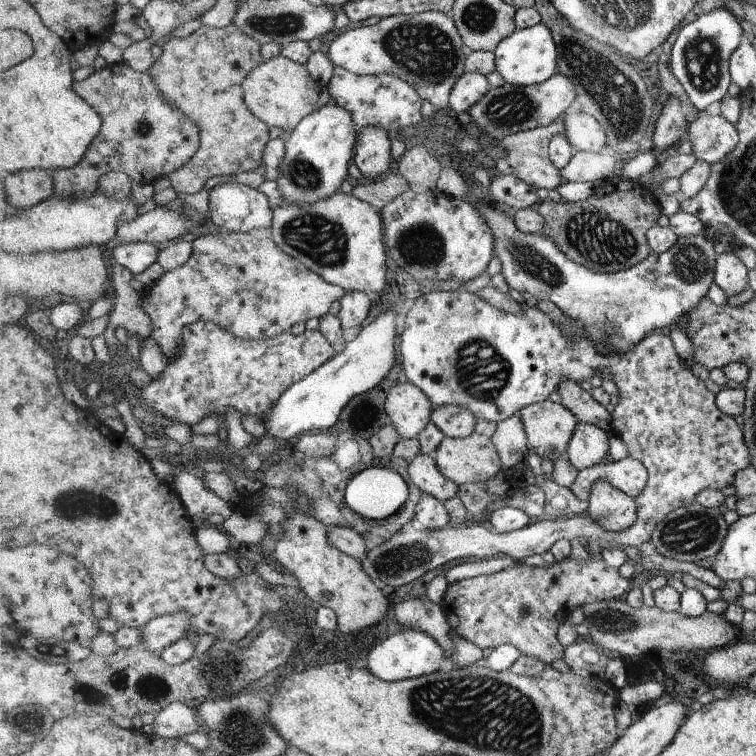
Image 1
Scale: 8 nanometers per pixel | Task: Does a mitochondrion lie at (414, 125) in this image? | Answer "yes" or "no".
no

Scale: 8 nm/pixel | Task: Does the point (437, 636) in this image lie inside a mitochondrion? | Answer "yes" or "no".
no

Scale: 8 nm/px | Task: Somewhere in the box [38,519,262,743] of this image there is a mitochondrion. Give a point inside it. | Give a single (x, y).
(151, 688)

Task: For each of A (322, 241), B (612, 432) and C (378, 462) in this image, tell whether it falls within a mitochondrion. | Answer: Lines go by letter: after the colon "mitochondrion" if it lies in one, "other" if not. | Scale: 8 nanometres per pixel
A: mitochondrion
B: other
C: other

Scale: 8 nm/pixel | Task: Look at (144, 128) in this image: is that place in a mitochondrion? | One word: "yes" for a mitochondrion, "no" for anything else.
yes

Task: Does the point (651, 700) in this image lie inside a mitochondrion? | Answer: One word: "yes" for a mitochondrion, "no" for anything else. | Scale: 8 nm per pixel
no

